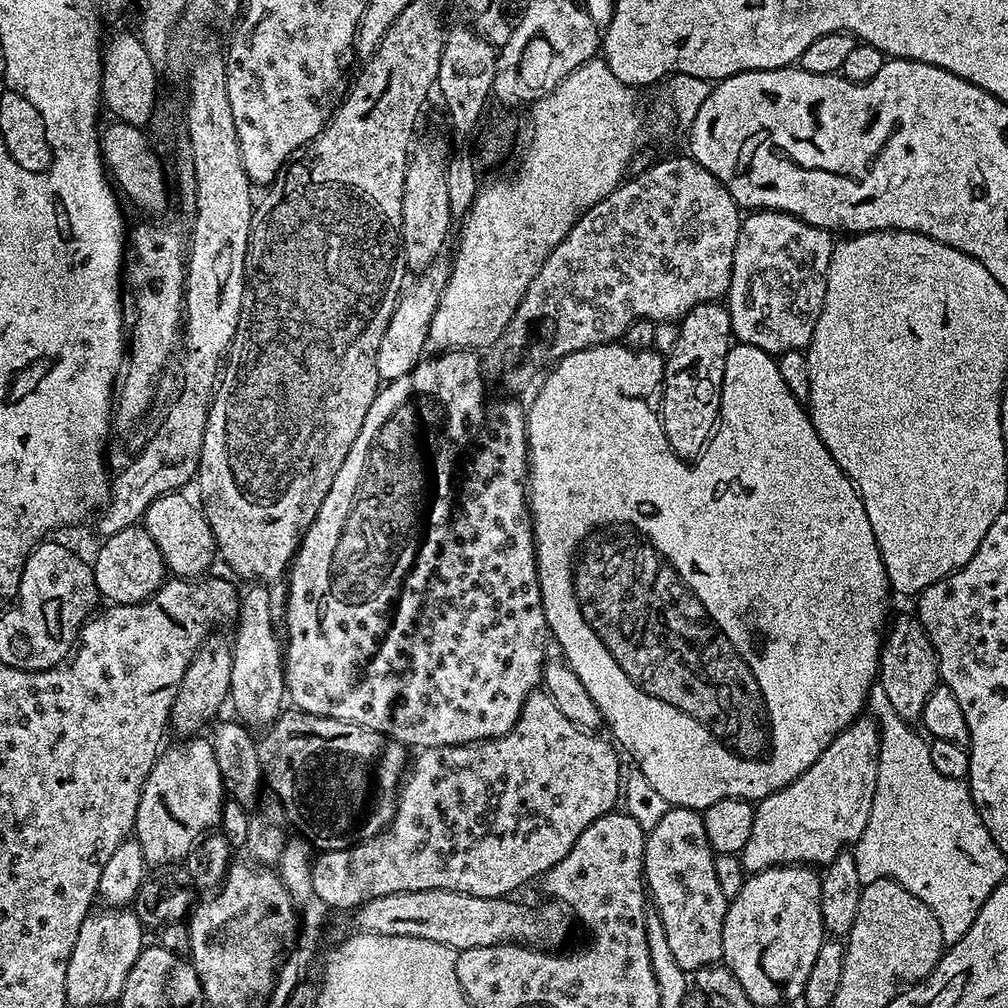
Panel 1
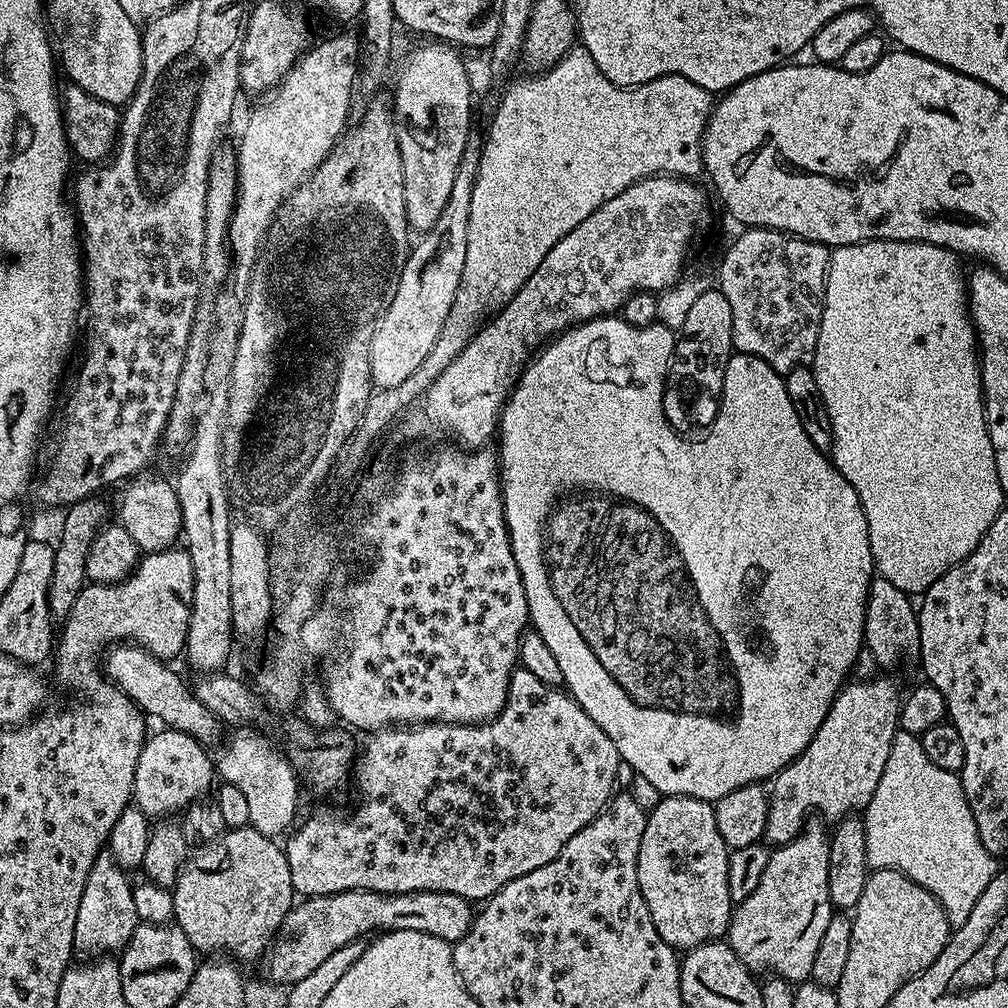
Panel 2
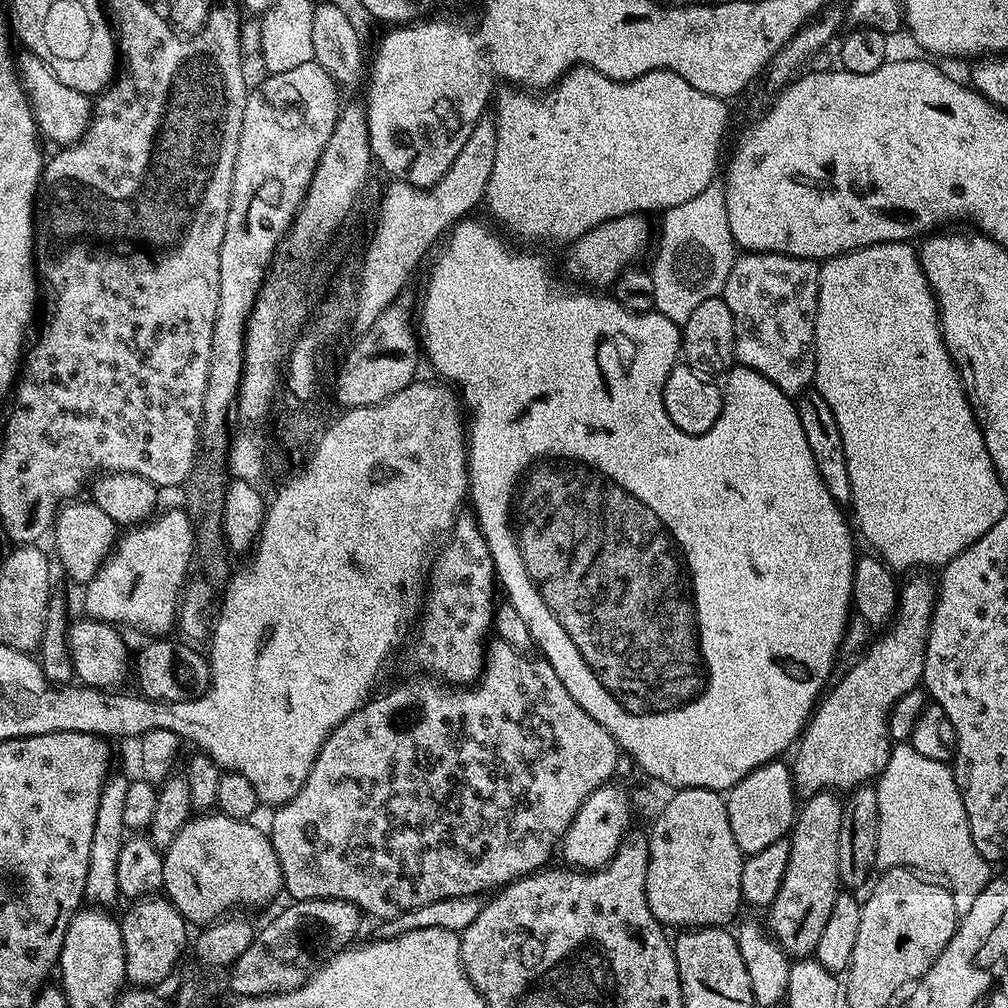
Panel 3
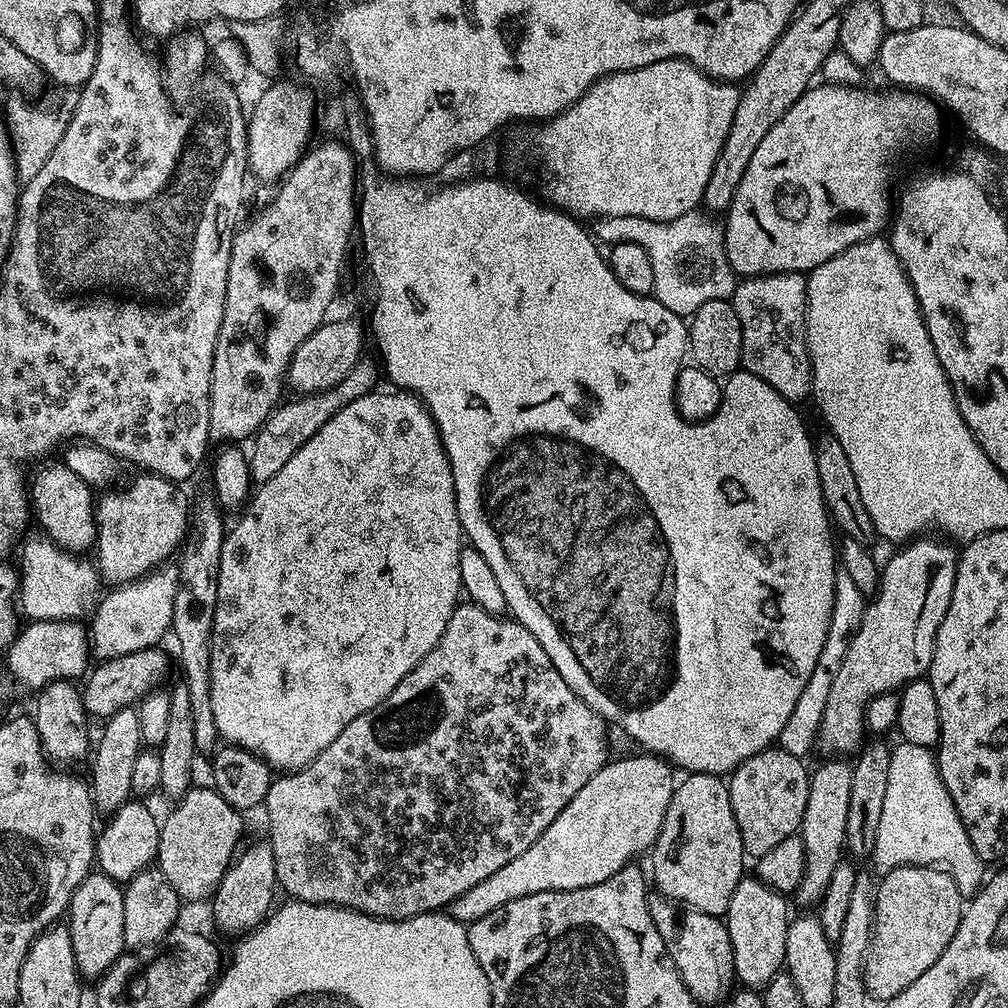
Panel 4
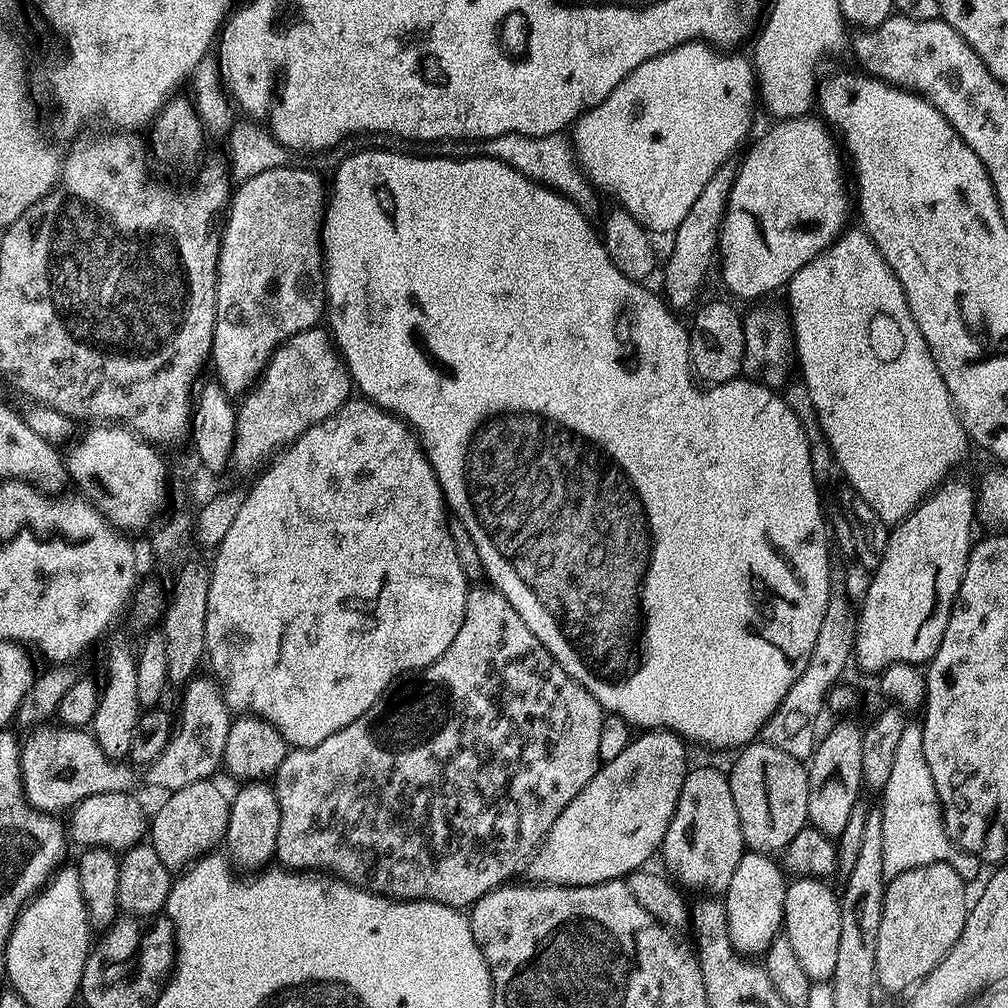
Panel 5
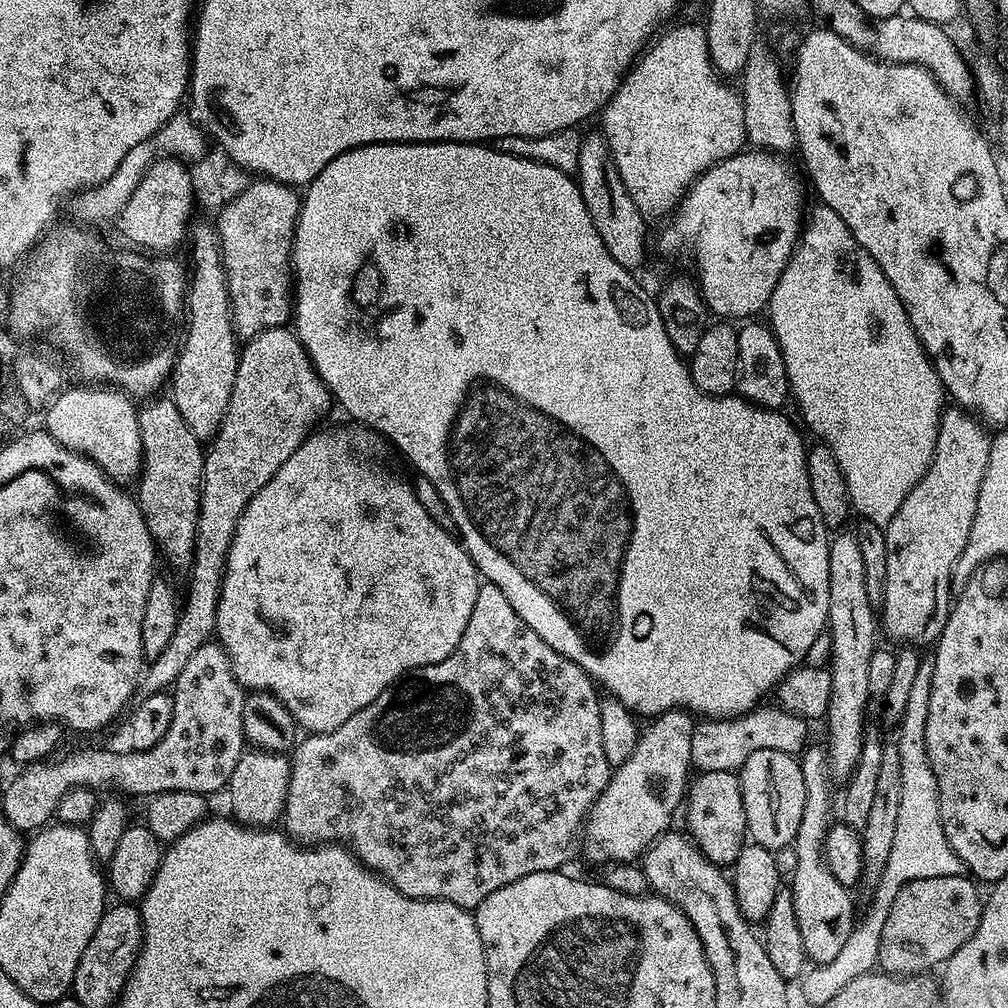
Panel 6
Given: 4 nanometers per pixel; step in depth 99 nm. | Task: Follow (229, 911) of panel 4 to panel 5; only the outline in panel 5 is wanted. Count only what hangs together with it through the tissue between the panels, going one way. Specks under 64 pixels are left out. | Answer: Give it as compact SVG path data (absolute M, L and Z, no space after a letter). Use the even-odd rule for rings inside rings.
M244 782L239 785L236 797L231 797L228 805L228 829L223 838L223 843L228 844L226 849L231 863L240 870L260 870L265 867L275 857L278 846L278 822L280 821L280 811L278 810L278 798L276 789L268 782Z

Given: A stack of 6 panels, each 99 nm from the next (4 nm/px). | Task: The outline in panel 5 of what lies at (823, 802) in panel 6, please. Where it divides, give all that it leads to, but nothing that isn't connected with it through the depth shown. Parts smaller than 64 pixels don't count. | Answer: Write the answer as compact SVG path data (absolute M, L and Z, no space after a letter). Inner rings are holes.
M796 878L788 884L786 902L784 903L784 926L782 936L789 940L795 951L799 965L809 976L812 982L831 981L834 968L837 965L838 940L841 937L842 914L837 893L827 888L825 881L820 878Z

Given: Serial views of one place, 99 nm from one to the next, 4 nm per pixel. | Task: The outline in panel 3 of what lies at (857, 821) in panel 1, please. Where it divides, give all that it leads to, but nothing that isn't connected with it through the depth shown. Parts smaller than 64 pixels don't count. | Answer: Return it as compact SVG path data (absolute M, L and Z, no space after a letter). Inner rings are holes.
M912 574L907 577L909 580L905 584L903 581L898 592L895 616L877 635L881 636L877 640L875 637L864 651L855 657L856 665L823 693L811 720L804 725L804 731L794 748L796 757L790 760L792 782L801 797L807 798L825 790L859 788L862 784L875 781L883 772L894 747L894 740L888 737L888 715L891 712L893 715L896 700L902 698L902 694L921 687L924 678L924 651L928 641L932 608L936 605L936 584L924 576L927 575Z

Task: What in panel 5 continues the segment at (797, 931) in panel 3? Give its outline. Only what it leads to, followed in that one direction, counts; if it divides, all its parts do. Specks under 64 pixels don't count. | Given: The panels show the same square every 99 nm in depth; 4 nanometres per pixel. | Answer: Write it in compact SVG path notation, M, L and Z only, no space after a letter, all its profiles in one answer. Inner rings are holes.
M836 724L828 733L819 737L811 759L807 761L808 769L808 824L822 834L838 838L842 830L846 830L846 822L850 819L850 810L861 799L860 792L864 788L862 778L862 738L864 737L861 725Z

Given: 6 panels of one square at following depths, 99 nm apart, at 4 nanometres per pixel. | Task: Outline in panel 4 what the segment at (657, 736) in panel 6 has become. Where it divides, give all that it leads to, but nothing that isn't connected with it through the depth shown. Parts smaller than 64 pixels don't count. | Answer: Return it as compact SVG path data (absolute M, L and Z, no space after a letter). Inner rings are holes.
M640 752L620 760L610 760L566 802L562 814L542 830L530 850L522 850L514 862L478 882L466 894L458 894L446 909L462 925L486 918L514 898L543 892L565 892L594 886L612 877L638 854L647 853L656 843L676 785L673 767L663 757Z

